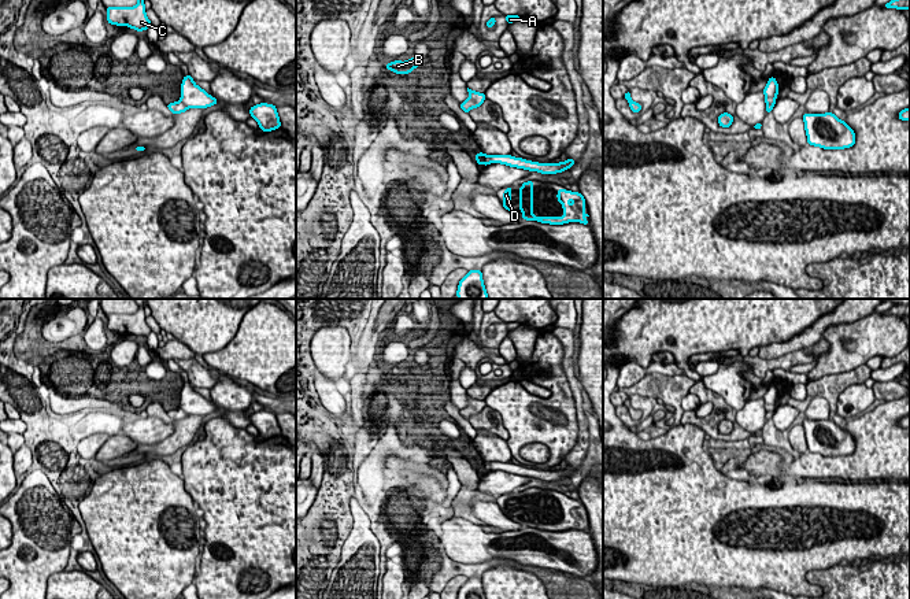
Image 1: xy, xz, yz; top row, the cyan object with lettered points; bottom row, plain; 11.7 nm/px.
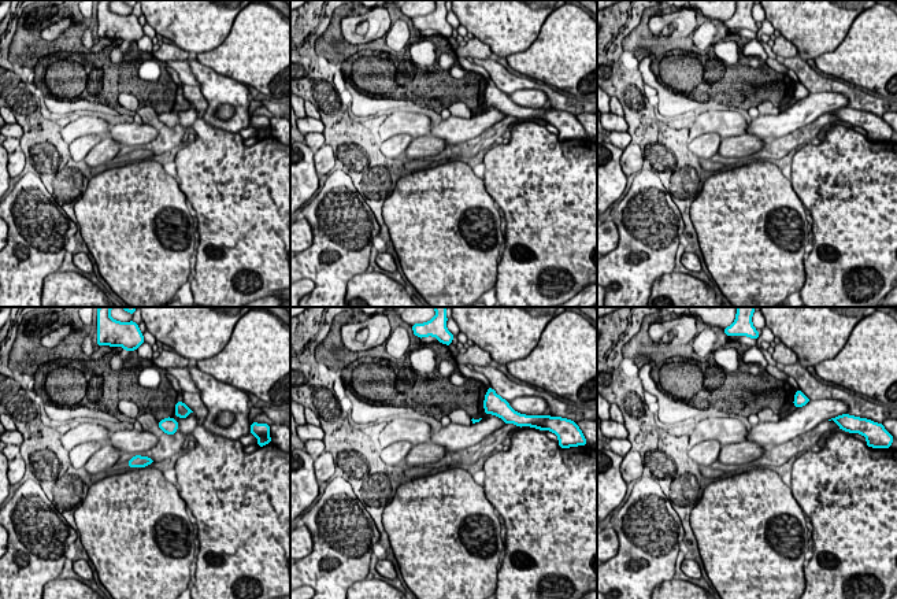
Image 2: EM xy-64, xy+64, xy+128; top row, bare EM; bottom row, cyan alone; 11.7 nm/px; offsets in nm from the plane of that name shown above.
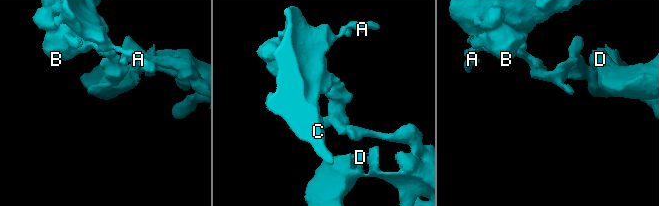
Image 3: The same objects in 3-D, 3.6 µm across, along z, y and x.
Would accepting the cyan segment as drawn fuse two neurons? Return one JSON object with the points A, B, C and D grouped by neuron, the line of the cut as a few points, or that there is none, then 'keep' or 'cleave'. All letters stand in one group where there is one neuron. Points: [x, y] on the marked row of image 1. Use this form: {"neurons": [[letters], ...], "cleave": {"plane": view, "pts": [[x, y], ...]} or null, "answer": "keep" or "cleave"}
{"neurons": [["A", "B", "C"], ["D"]], "cleave": {"plane": "xy", "pts": [[180, 100], [188, 107]]}, "answer": "cleave"}

